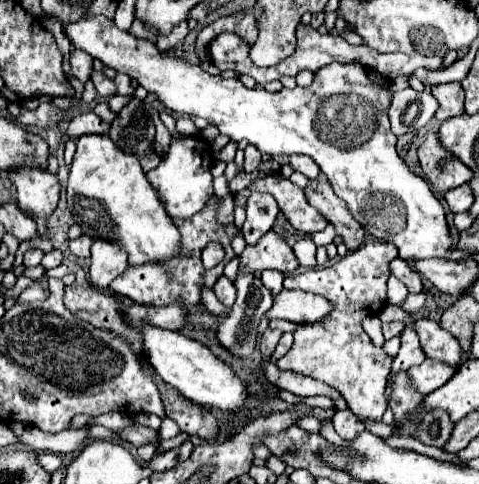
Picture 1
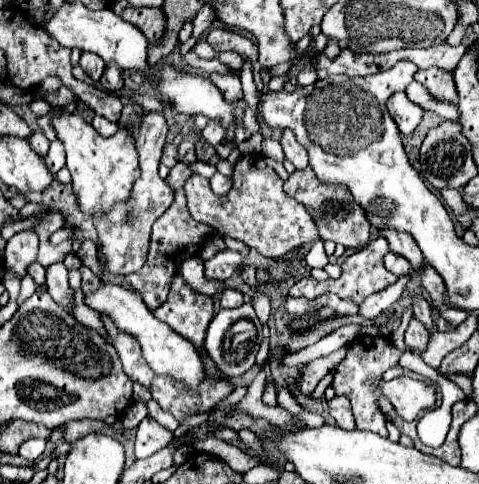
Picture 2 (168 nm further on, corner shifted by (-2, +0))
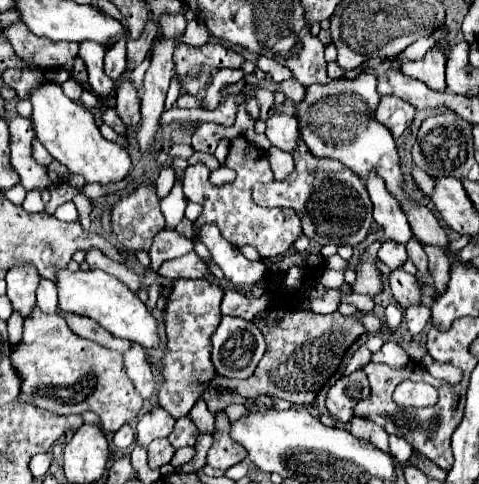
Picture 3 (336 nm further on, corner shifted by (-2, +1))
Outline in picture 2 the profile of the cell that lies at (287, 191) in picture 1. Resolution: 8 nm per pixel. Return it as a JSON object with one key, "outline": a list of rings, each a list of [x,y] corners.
{"outline":[[[262,153],[238,157],[234,163],[232,179],[234,185],[228,195],[218,197],[212,193],[208,179],[200,175],[188,177],[184,189],[188,197],[190,215],[196,221],[216,229],[220,235],[230,235],[232,239],[246,243],[250,249],[256,249],[260,255],[270,259],[280,259],[292,249],[302,247],[306,243],[314,243],[318,239],[318,229],[310,213],[304,209],[304,205],[284,193],[284,181],[264,161]]]}

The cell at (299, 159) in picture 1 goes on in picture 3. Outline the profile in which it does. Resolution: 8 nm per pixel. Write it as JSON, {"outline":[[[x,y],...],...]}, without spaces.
{"outline":[[[274,114],[266,120],[266,136],[272,142],[272,146],[294,154],[300,140],[298,120],[288,114]]]}

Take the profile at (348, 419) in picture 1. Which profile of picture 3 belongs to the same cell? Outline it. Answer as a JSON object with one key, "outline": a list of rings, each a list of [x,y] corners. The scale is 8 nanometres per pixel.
{"outline":[[[362,370],[352,372],[350,376],[338,380],[326,394],[326,408],[330,416],[338,422],[350,422],[354,416],[354,408],[360,400],[368,396],[368,380]]]}

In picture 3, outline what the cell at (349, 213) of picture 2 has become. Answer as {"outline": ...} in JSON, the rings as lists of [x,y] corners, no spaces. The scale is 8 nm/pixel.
{"outline":[[[300,140],[300,148],[294,152],[296,168],[294,172],[282,180],[272,184],[256,184],[252,188],[252,198],[258,206],[274,208],[294,208],[302,220],[304,234],[310,240],[316,240],[318,244],[348,244],[356,246],[360,244],[370,230],[372,224],[372,200],[368,196],[368,190],[364,182],[352,174],[344,164],[336,160],[320,160],[314,158],[308,148]]]}

